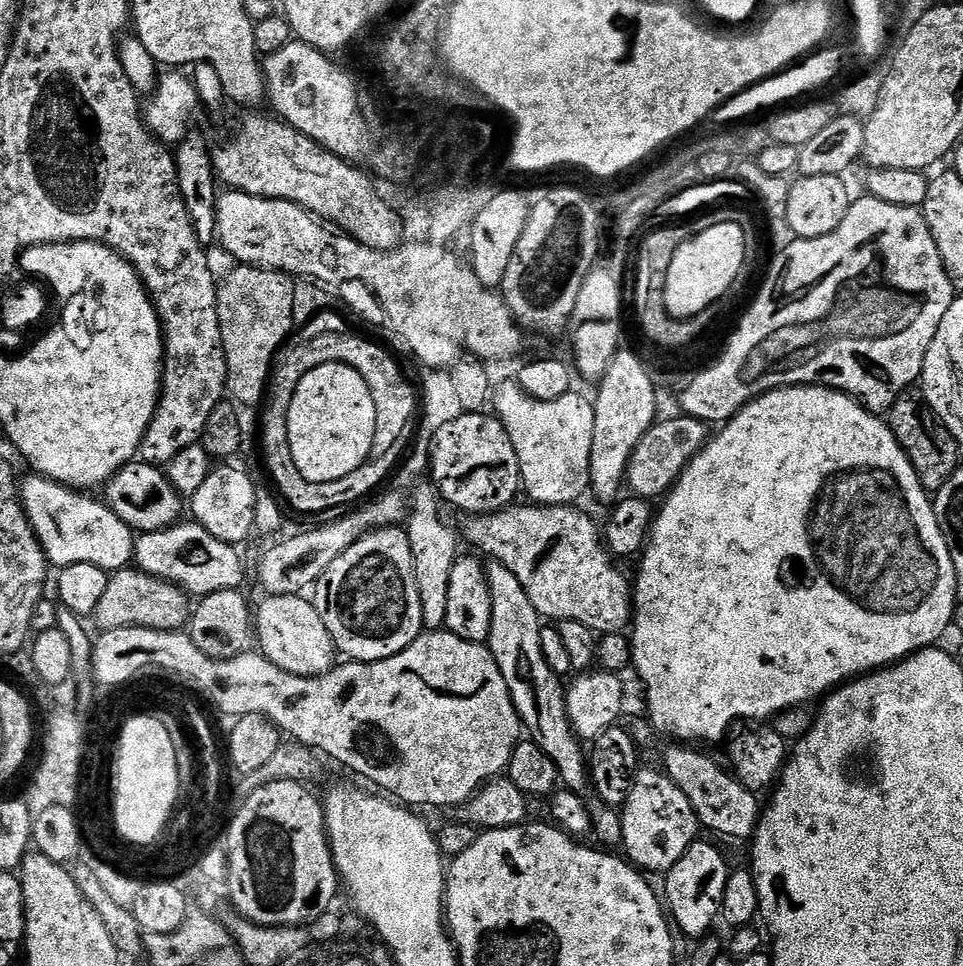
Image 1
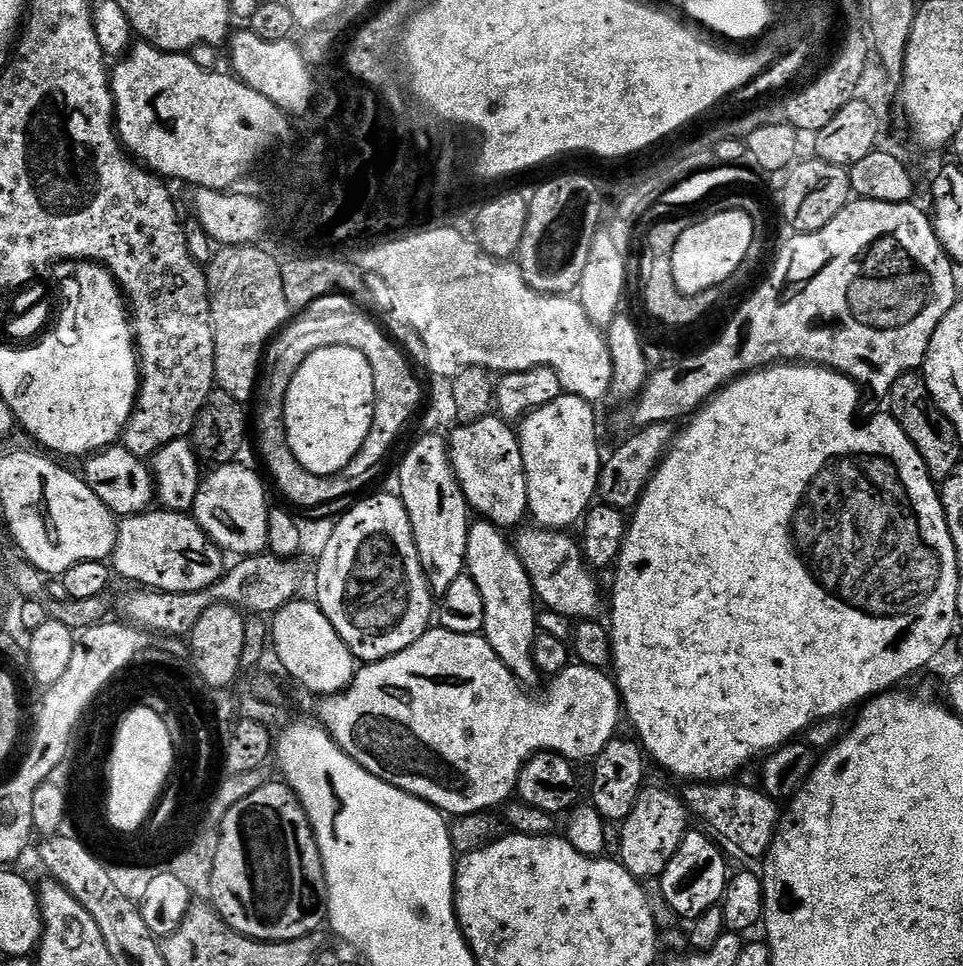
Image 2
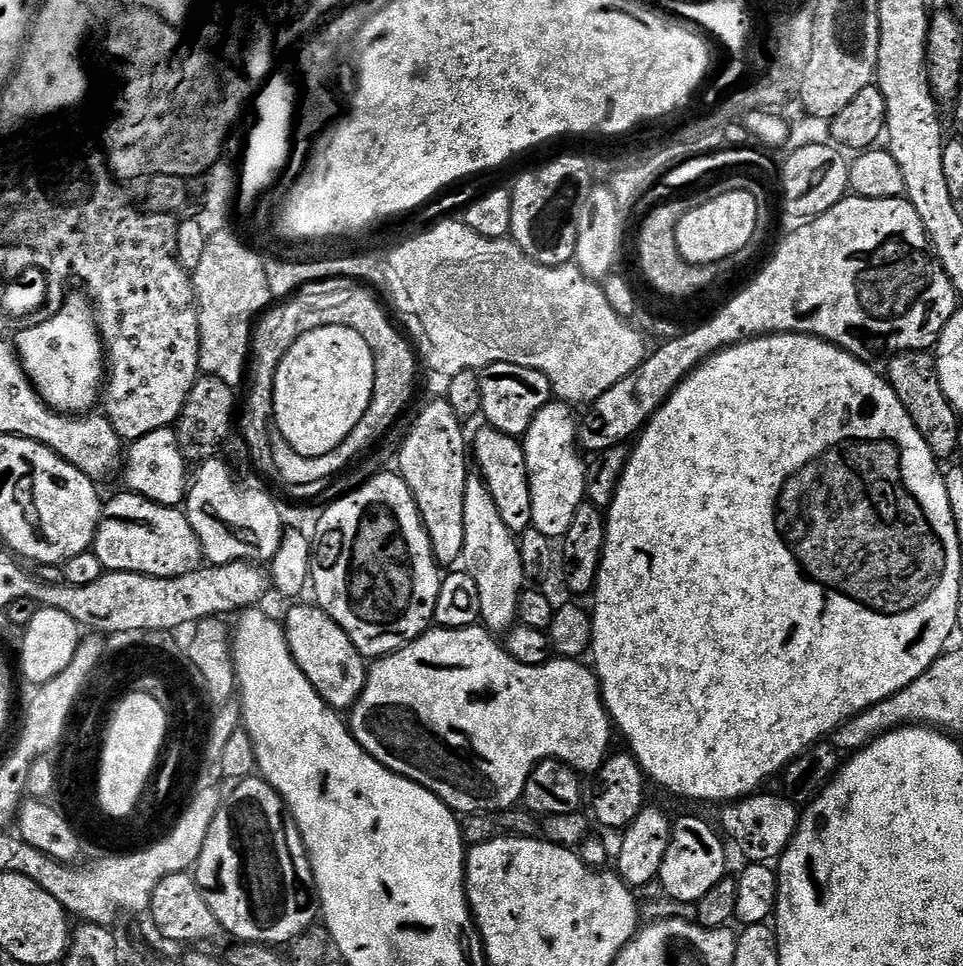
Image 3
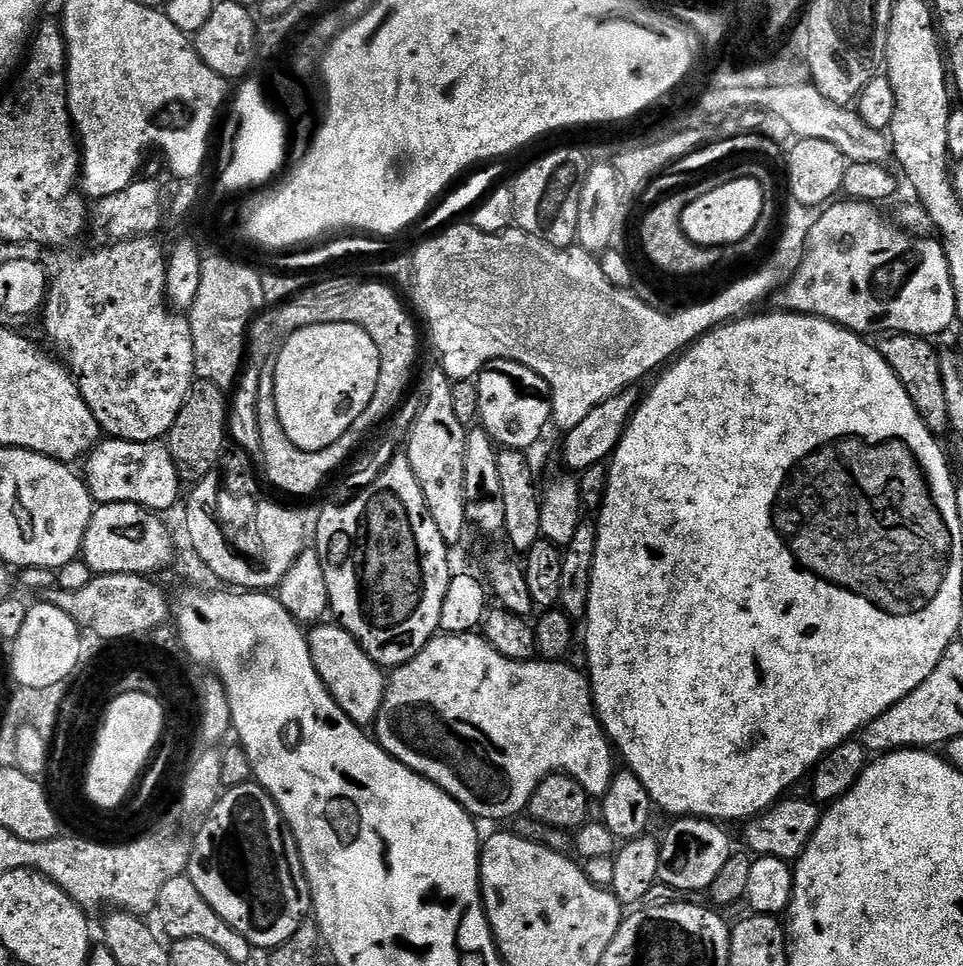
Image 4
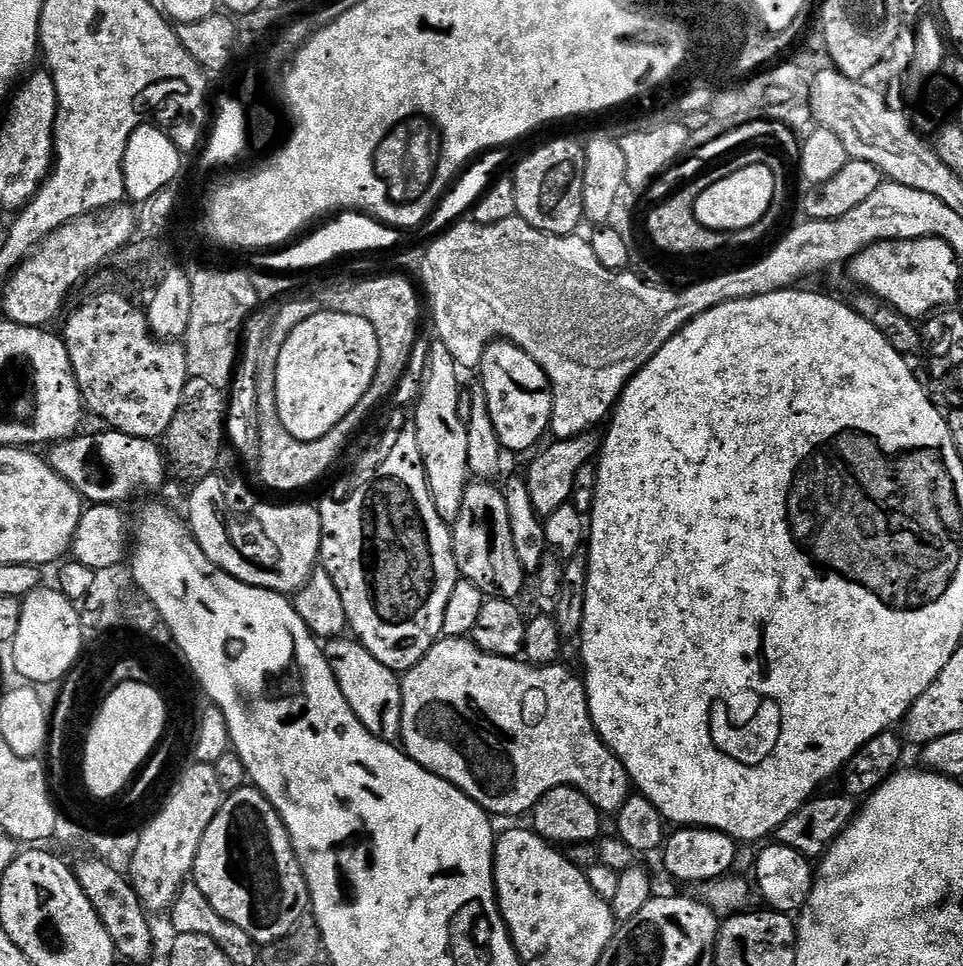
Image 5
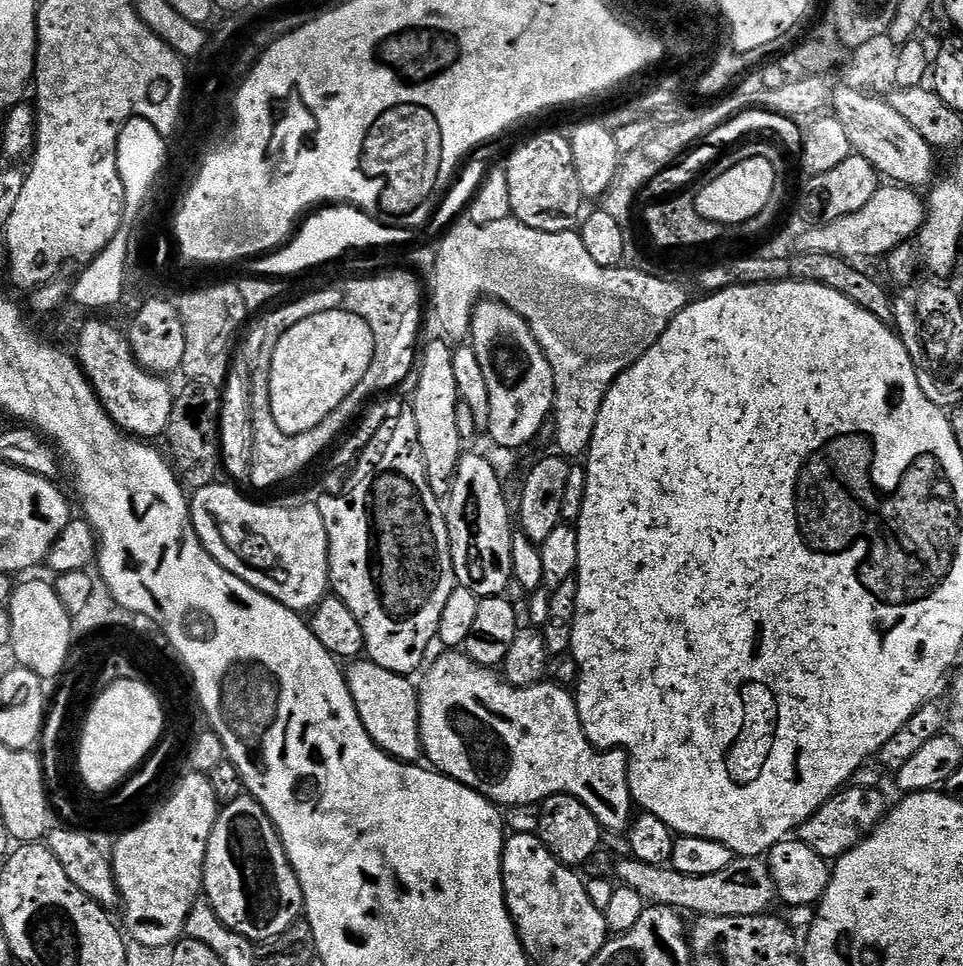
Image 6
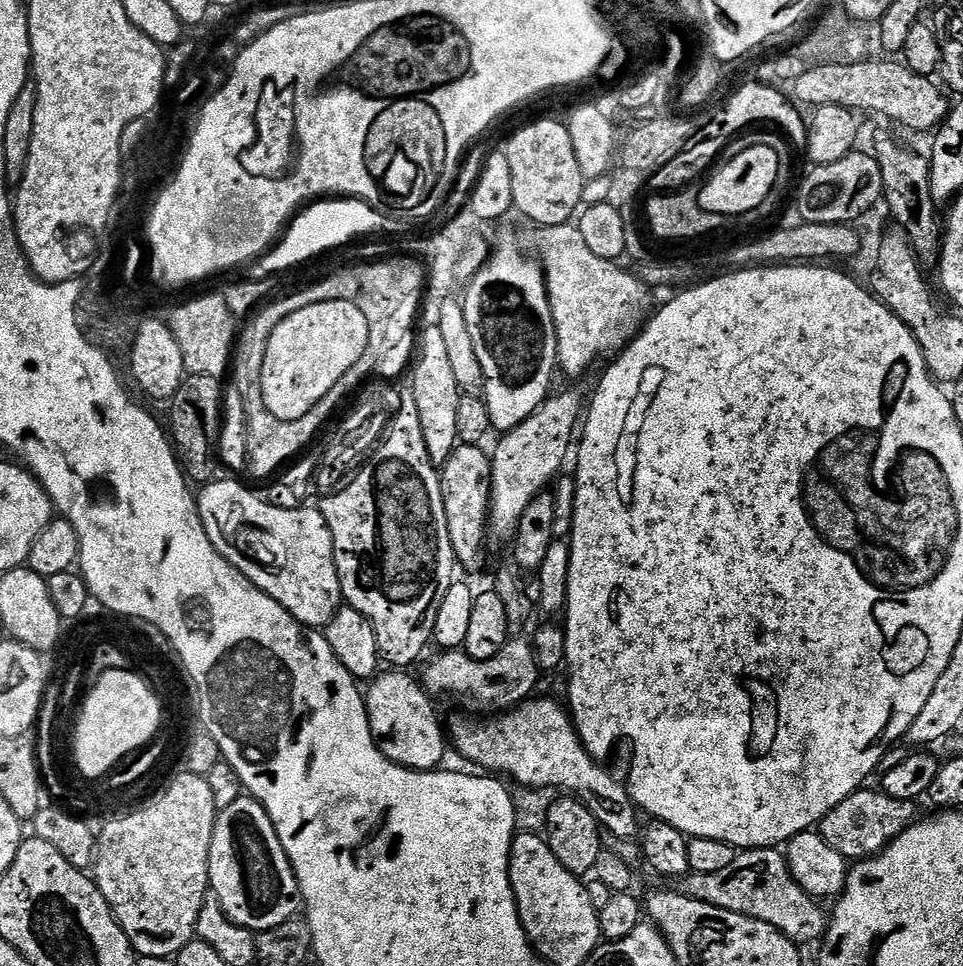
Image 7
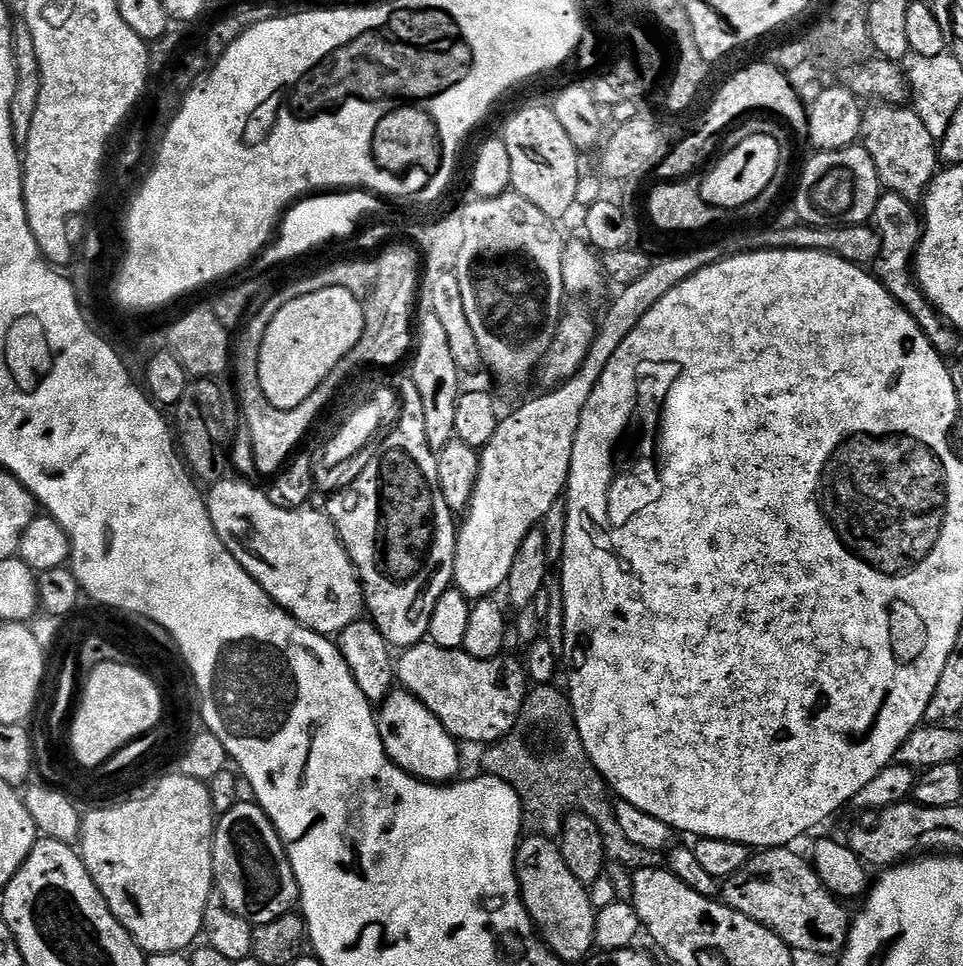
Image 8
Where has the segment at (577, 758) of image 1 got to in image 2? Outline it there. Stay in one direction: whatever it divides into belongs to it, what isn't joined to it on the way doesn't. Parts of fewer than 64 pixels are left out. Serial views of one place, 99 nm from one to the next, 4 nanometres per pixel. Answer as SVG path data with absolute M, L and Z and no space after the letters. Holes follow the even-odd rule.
M477 519L468 529L466 542L466 575L474 578L474 586L482 590L484 607L484 639L490 642L494 654L525 686L542 680L542 673L534 662L534 644L538 635L538 601L526 574L526 566L518 558L513 541L488 520Z

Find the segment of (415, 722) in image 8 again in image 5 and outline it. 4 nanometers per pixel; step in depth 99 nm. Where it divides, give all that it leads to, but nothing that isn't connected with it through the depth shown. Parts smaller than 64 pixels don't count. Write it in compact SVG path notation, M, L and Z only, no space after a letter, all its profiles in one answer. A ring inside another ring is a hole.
M337 638L327 641L327 643L323 645L322 651L326 662L330 666L330 670L334 674L334 678L338 682L338 686L342 690L342 698L346 698L346 702L350 710L352 710L358 718L358 722L360 722L370 734L374 734L378 737L395 737L400 731L401 677L393 672L391 668L382 666L382 662L378 662L378 658L374 658L374 654L370 654L370 650L366 650L360 644L360 641L355 638Z

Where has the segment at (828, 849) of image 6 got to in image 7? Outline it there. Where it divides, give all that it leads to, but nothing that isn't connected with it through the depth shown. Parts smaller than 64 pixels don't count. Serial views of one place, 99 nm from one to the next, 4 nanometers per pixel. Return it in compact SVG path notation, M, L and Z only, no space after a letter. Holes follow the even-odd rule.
M865 786L859 792L850 794L830 814L820 819L818 831L820 837L838 854L842 854L849 862L859 862L869 856L877 856L898 834L902 834L918 819L916 813L917 801L890 798L883 790L872 789Z

